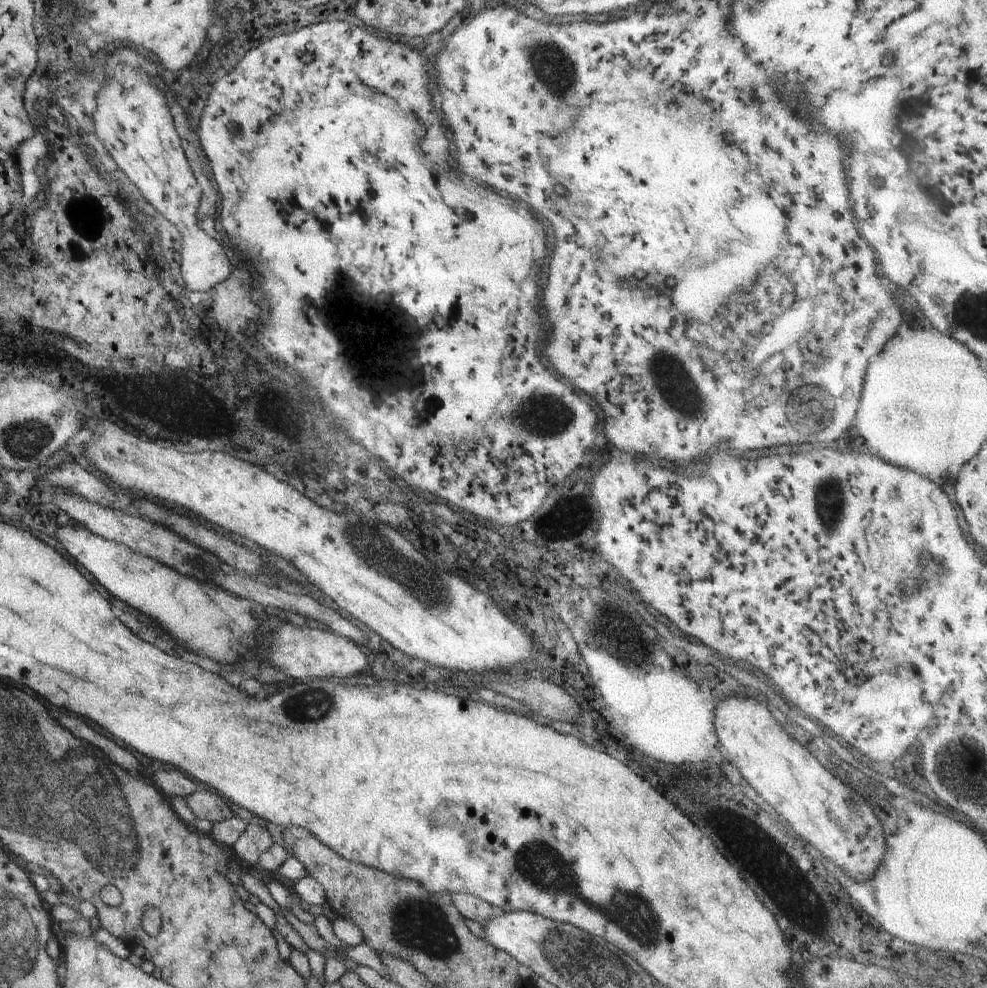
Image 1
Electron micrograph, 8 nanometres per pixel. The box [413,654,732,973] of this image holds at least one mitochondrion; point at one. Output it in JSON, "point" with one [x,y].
{"point":[640,922]}

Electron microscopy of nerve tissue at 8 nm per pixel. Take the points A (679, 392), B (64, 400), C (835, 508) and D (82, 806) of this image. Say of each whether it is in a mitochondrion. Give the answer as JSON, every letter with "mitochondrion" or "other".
{"A":"mitochondrion","B":"other","C":"mitochondrion","D":"mitochondrion"}

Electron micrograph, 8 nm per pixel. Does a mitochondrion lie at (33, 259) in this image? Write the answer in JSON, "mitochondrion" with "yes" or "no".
{"mitochondrion":"no"}

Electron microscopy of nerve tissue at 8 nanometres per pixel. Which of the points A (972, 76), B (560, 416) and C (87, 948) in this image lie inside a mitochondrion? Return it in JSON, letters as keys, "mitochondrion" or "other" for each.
{"A":"other","B":"mitochondrion","C":"other"}

